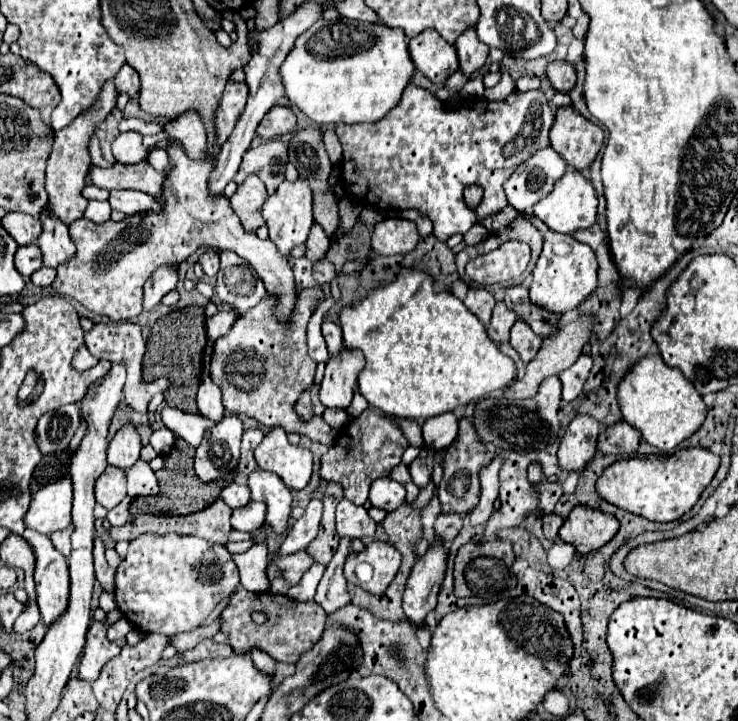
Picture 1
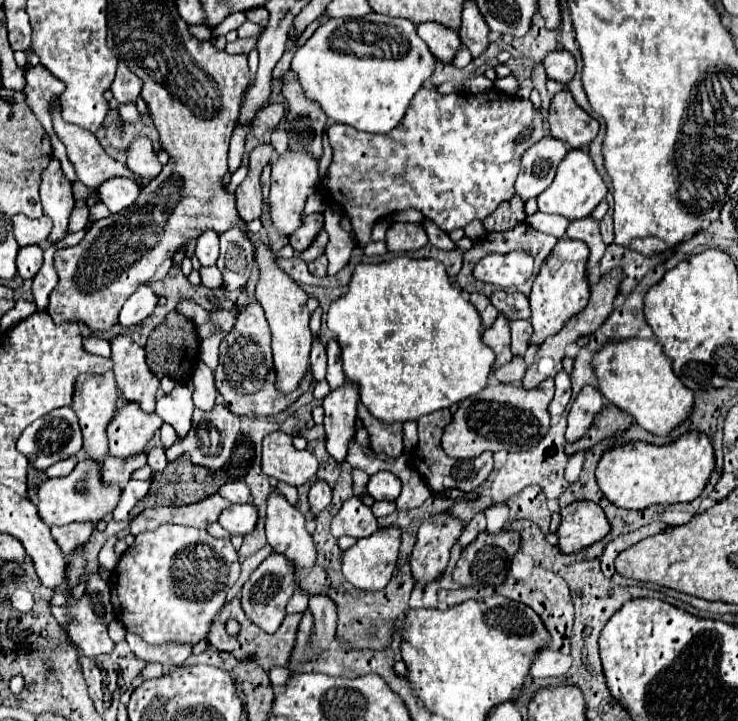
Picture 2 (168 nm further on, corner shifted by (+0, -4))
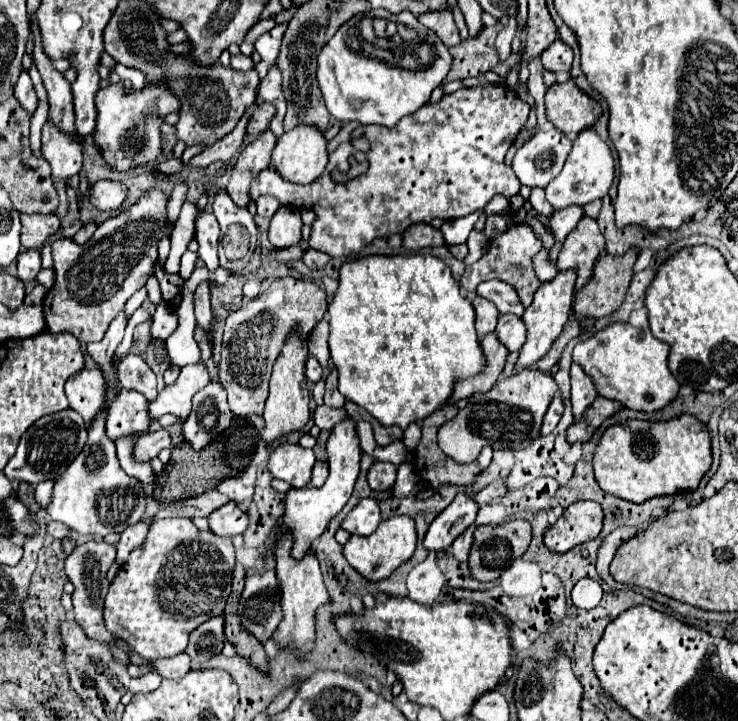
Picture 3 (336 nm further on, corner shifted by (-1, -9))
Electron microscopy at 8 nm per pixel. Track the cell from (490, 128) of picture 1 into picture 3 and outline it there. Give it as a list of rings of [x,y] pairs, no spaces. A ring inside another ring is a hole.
[[[476,86],[476,88],[462,88],[454,94],[446,94],[436,104],[426,104],[420,108],[420,112],[412,116],[404,116],[396,128],[382,128],[382,126],[358,126],[352,130],[350,138],[364,136],[370,142],[368,152],[358,152],[350,142],[340,144],[332,154],[330,162],[324,170],[324,174],[318,178],[318,182],[298,186],[290,184],[280,178],[280,174],[272,168],[262,170],[252,180],[252,198],[258,198],[260,194],[276,196],[284,206],[306,206],[316,212],[316,222],[312,224],[312,236],[310,236],[310,248],[322,250],[330,256],[350,256],[362,252],[368,244],[374,242],[374,238],[390,236],[390,234],[402,234],[410,224],[414,222],[430,222],[432,218],[440,220],[452,220],[468,216],[476,210],[482,210],[496,194],[502,194],[506,198],[512,198],[520,192],[520,182],[516,174],[512,174],[512,168],[504,164],[504,156],[516,136],[524,130],[528,122],[530,106],[522,102],[512,88],[508,86]],[[350,160],[356,162],[368,162],[368,170],[360,174],[358,178],[352,178],[348,182],[334,182],[332,172],[348,172]]]

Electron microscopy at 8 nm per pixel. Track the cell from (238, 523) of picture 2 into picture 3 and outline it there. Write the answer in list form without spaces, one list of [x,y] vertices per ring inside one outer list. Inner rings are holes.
[[[228,502],[222,508],[218,508],[216,512],[212,512],[208,516],[208,522],[210,522],[210,530],[218,536],[244,534],[250,524],[248,514],[240,506],[236,506],[234,502]]]

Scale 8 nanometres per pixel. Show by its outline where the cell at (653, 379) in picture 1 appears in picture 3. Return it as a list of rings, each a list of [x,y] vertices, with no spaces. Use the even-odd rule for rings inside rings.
[[[614,322],[586,342],[580,342],[574,348],[572,358],[594,380],[600,396],[616,400],[630,410],[652,414],[666,408],[680,390],[680,384],[668,370],[668,350],[670,346],[654,338],[650,328],[634,328],[628,326],[628,322]]]

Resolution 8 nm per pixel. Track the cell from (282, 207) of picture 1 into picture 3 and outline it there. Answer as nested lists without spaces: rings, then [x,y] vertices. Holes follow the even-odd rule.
[[[296,126],[292,132],[282,134],[282,138],[278,138],[278,144],[272,150],[272,168],[276,168],[276,172],[280,172],[280,176],[284,176],[286,180],[292,180],[292,184],[310,184],[312,180],[318,180],[326,164],[326,140],[324,134],[316,128]]]

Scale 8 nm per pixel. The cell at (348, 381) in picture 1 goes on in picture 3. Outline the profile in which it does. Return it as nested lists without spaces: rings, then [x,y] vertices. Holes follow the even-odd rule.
[[[346,416],[344,420],[340,420],[328,436],[326,442],[326,452],[328,452],[328,464],[330,464],[330,476],[326,478],[322,488],[292,488],[286,496],[286,512],[284,518],[280,520],[276,532],[284,532],[290,530],[294,534],[294,548],[292,548],[292,556],[294,558],[302,558],[304,552],[312,546],[312,542],[326,530],[328,522],[332,516],[336,516],[342,506],[348,502],[354,482],[358,478],[358,470],[360,470],[360,438],[356,432],[356,422]]]

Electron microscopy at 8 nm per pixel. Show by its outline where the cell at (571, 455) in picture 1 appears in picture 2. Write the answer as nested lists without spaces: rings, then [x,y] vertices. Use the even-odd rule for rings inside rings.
[[[585,385],[581,393],[577,395],[575,403],[569,411],[569,427],[567,427],[567,441],[575,441],[587,433],[587,427],[591,427],[591,419],[603,409],[603,395],[591,387]]]

